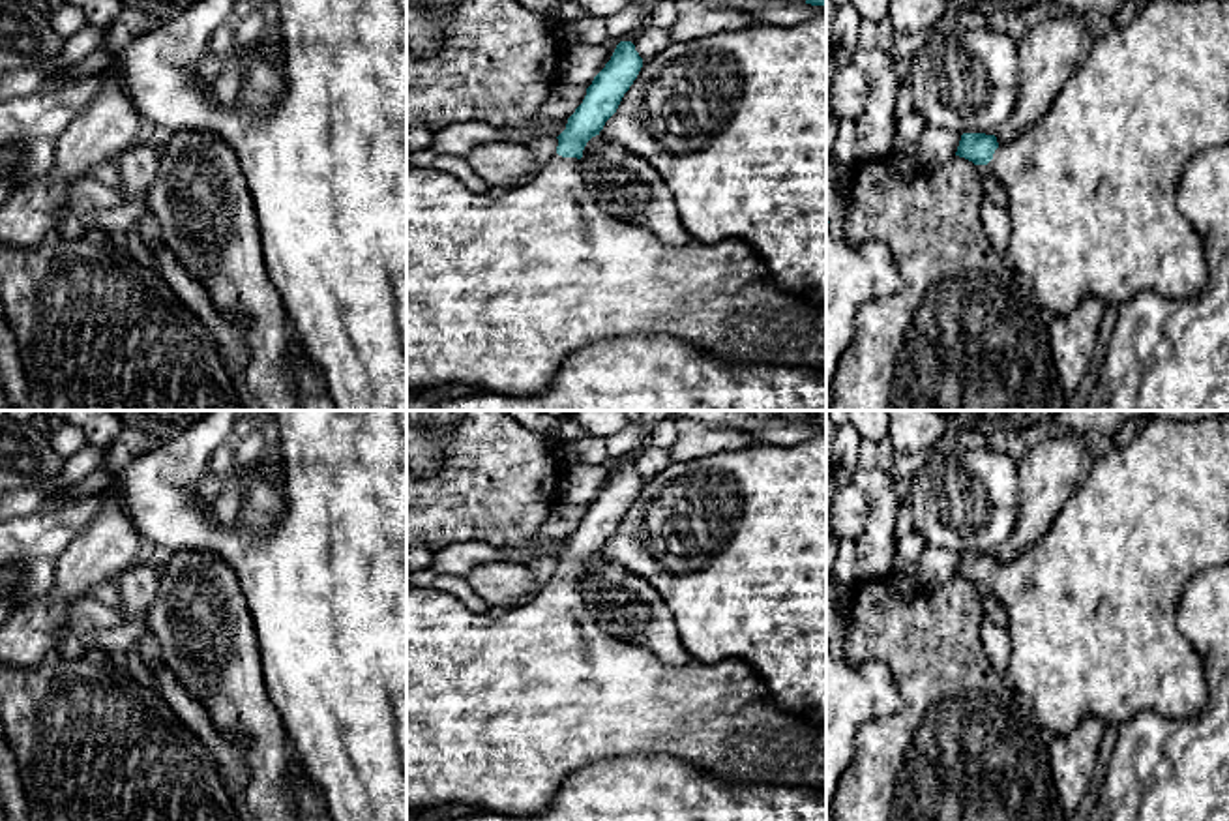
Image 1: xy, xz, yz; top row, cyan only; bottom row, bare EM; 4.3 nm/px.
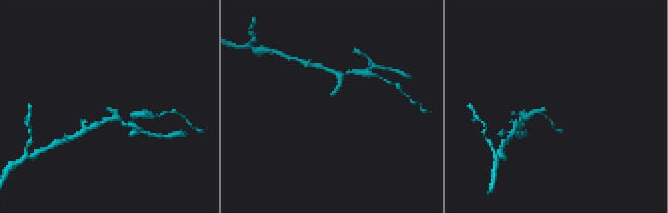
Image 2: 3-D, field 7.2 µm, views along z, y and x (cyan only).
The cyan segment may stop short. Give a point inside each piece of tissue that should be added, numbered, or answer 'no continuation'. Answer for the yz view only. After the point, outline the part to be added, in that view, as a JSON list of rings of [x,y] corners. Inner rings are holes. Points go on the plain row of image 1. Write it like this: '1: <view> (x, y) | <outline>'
1: yz (1091, 606) | [[[1229,412],[1203,416],[1199,420],[1156,418],[1145,424],[1141,433],[1128,444],[1107,454],[1098,454],[1081,480],[1075,493],[1059,510],[1047,532],[1030,547],[1014,555],[1006,564],[999,564],[993,579],[985,585],[991,598],[1004,604],[1008,613],[1006,632],[1012,641],[1006,680],[1023,695],[1040,725],[1049,737],[1072,733],[1085,716],[1094,716],[1105,725],[1122,725],[1141,710],[1158,712],[1169,720],[1184,722],[1197,718],[1207,703],[1207,680],[1203,662],[1193,645],[1177,626],[1177,605],[1186,583],[1199,572],[1220,568],[1229,562]]]

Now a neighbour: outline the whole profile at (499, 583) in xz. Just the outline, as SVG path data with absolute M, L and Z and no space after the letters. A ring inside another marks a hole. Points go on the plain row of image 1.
M487 562L472 568L465 579L495 609L521 605L532 600L541 583L525 564Z

